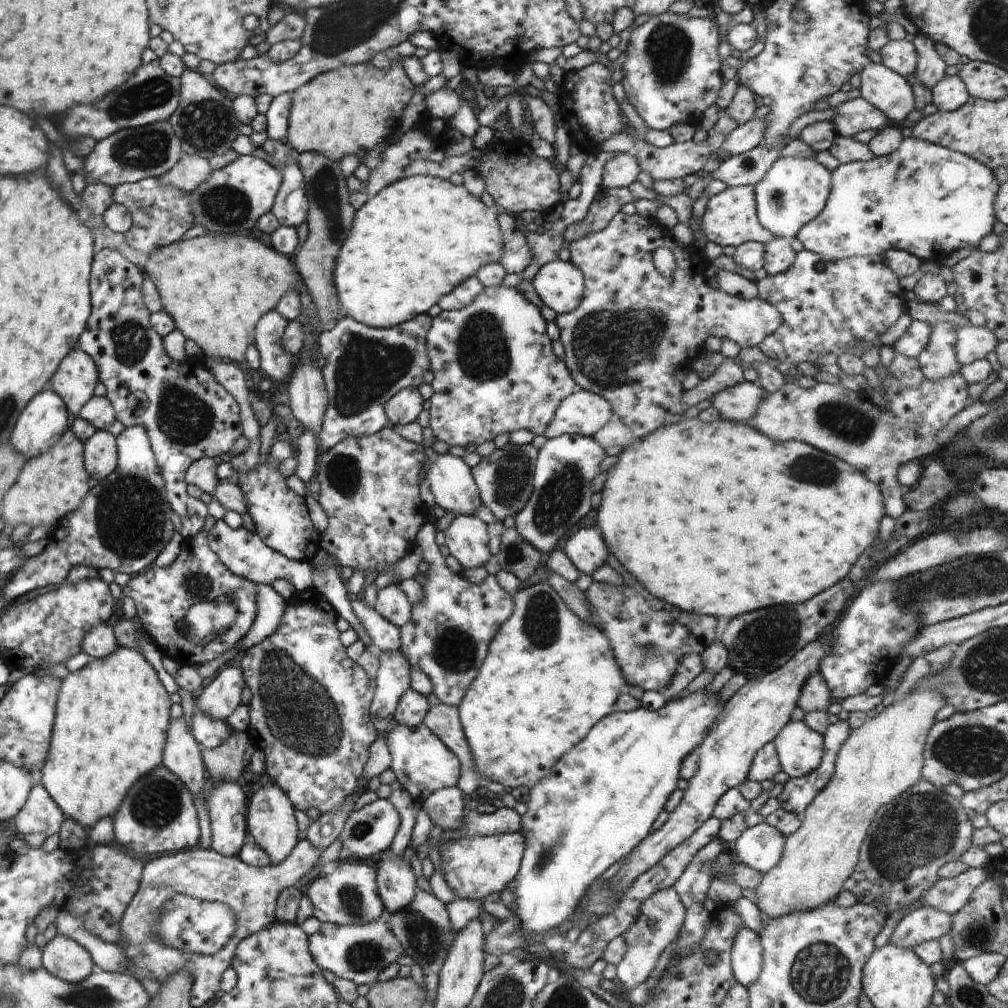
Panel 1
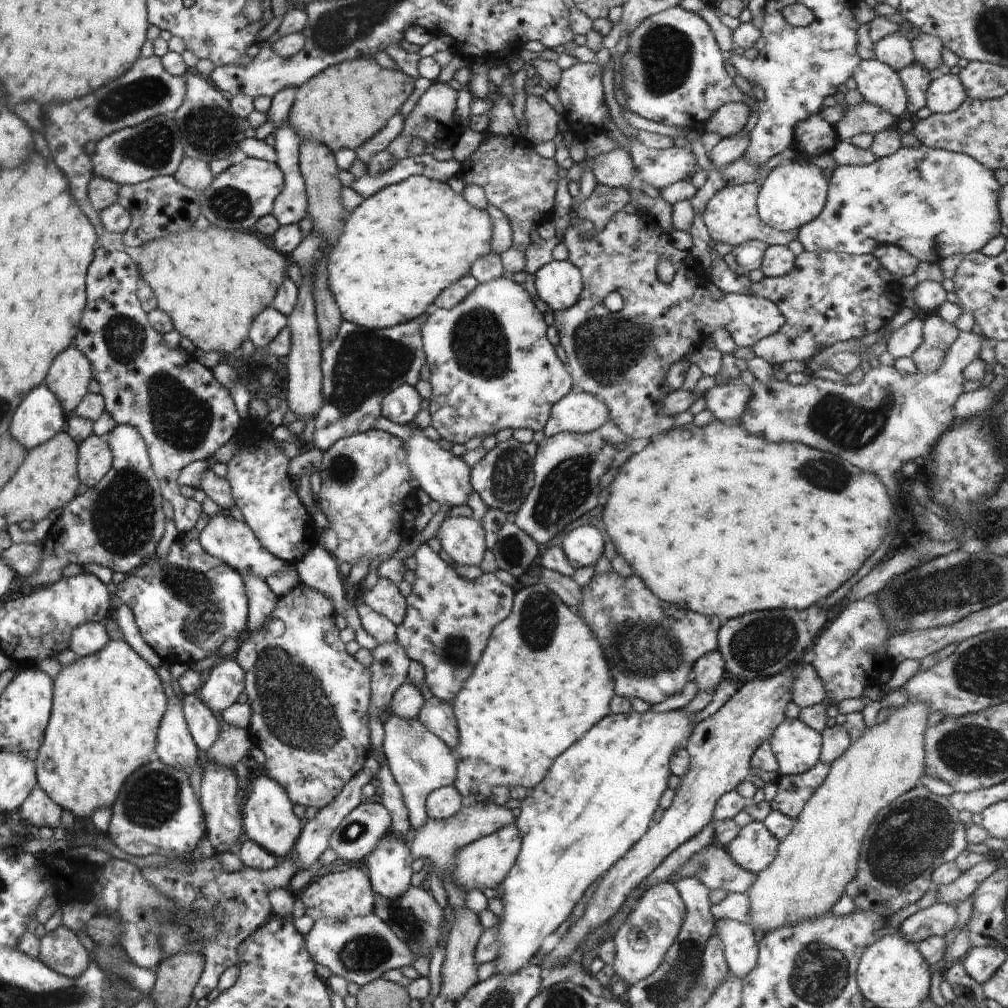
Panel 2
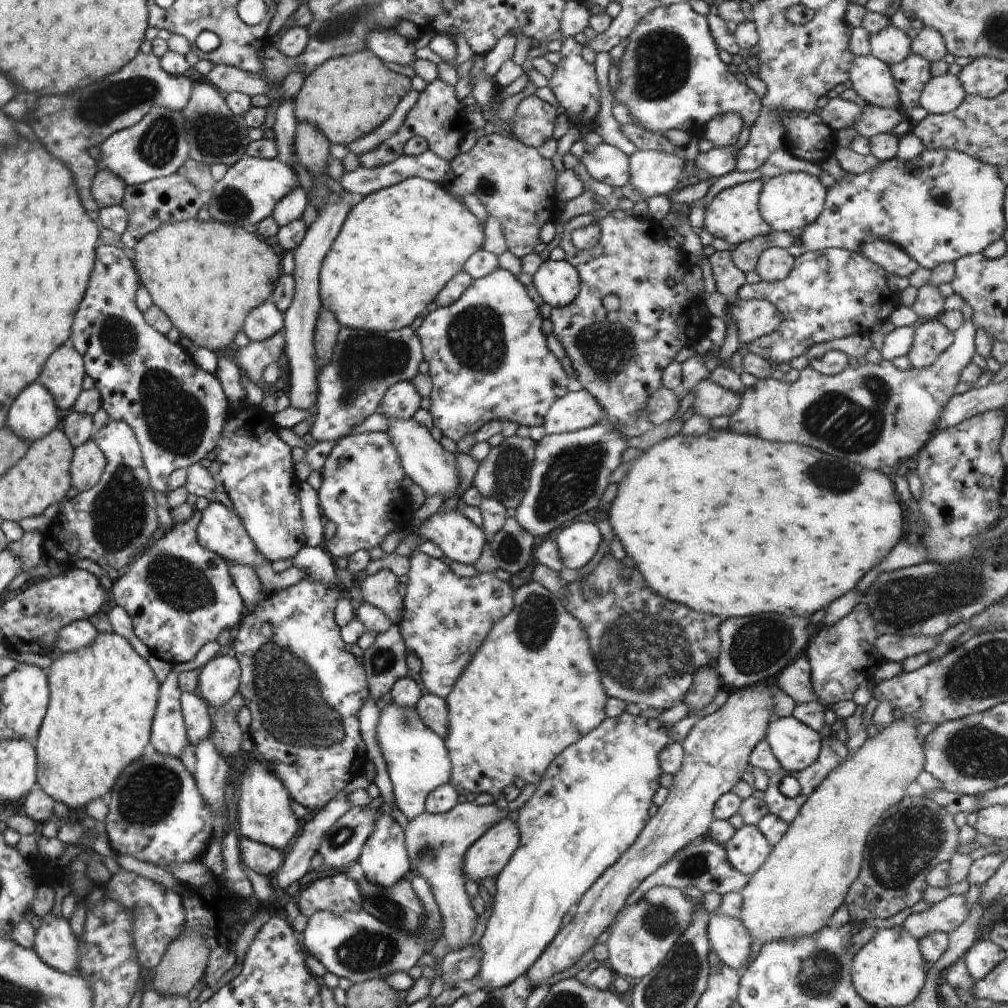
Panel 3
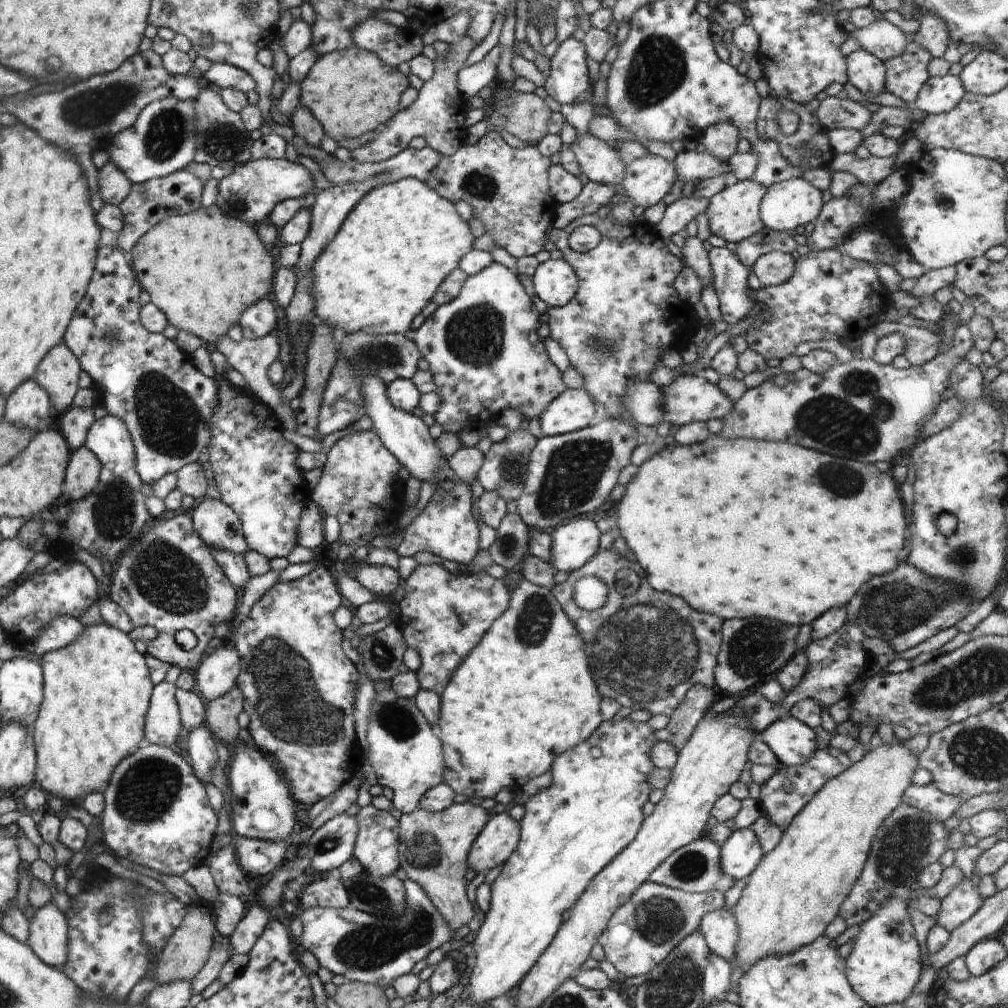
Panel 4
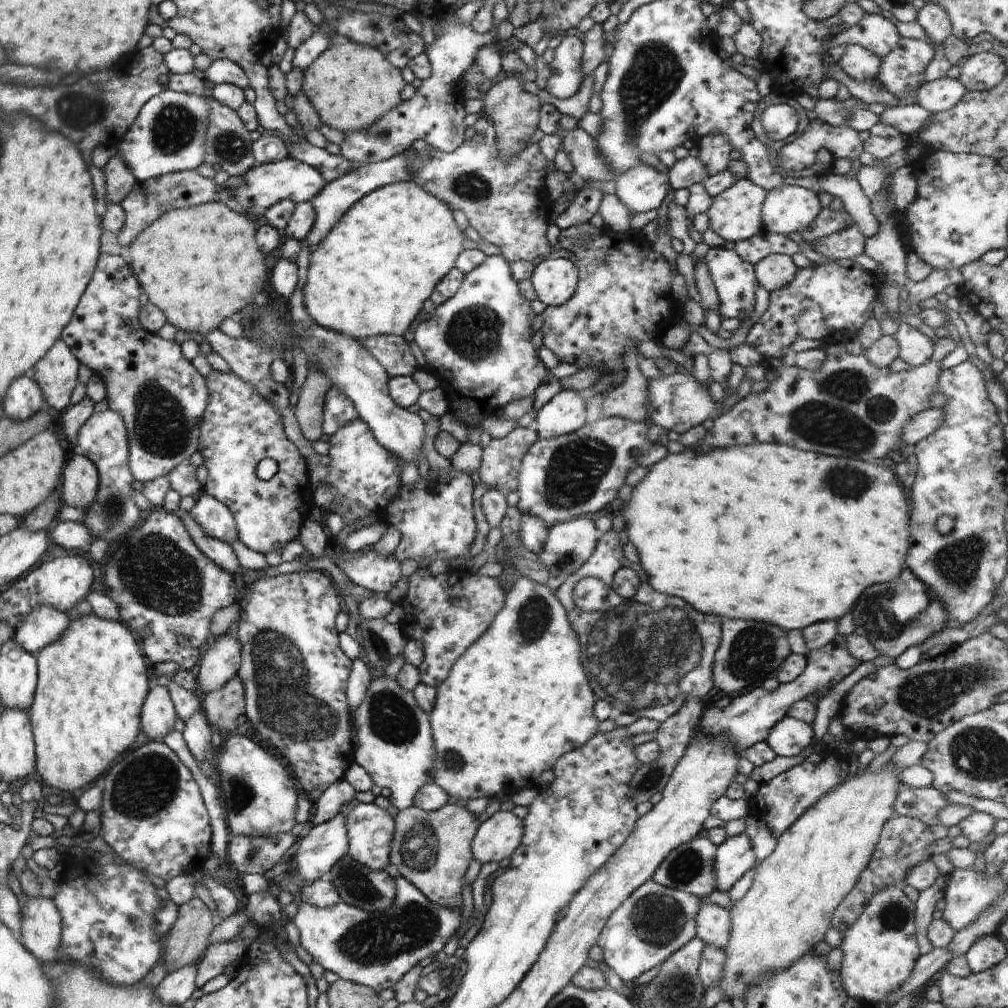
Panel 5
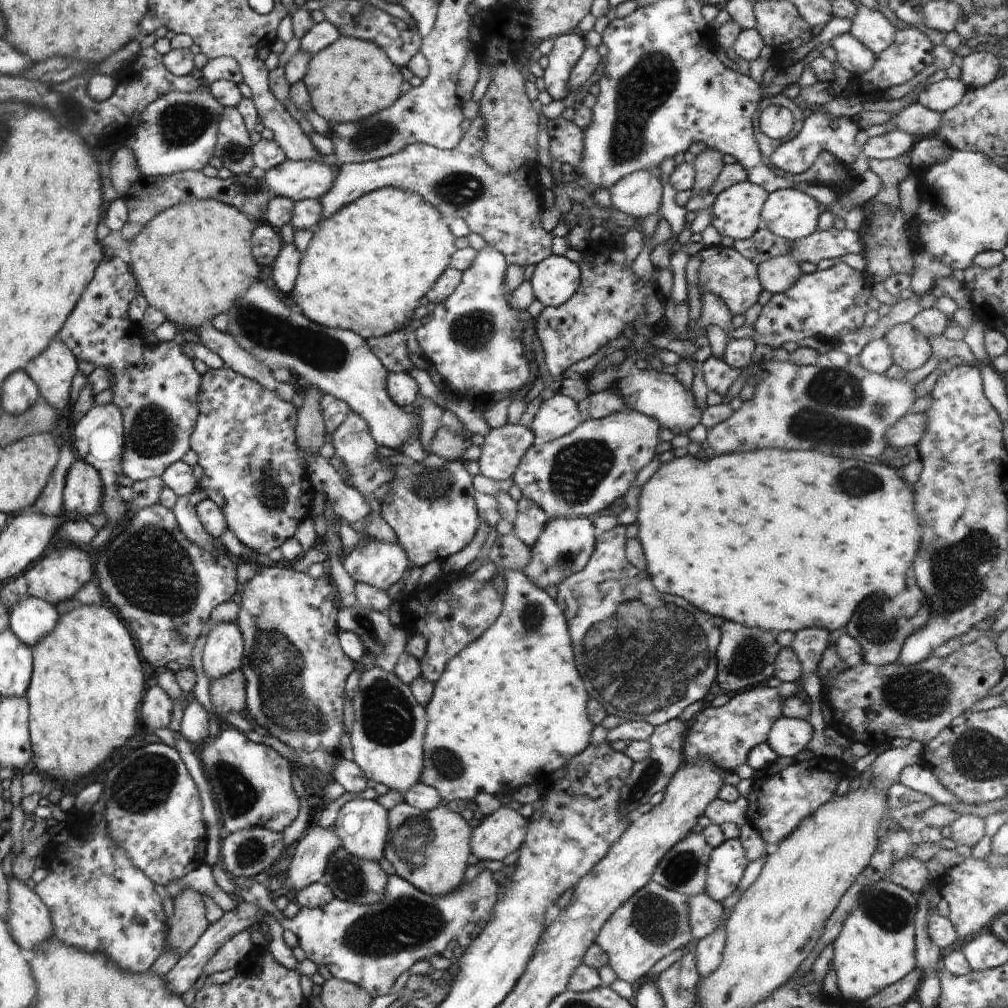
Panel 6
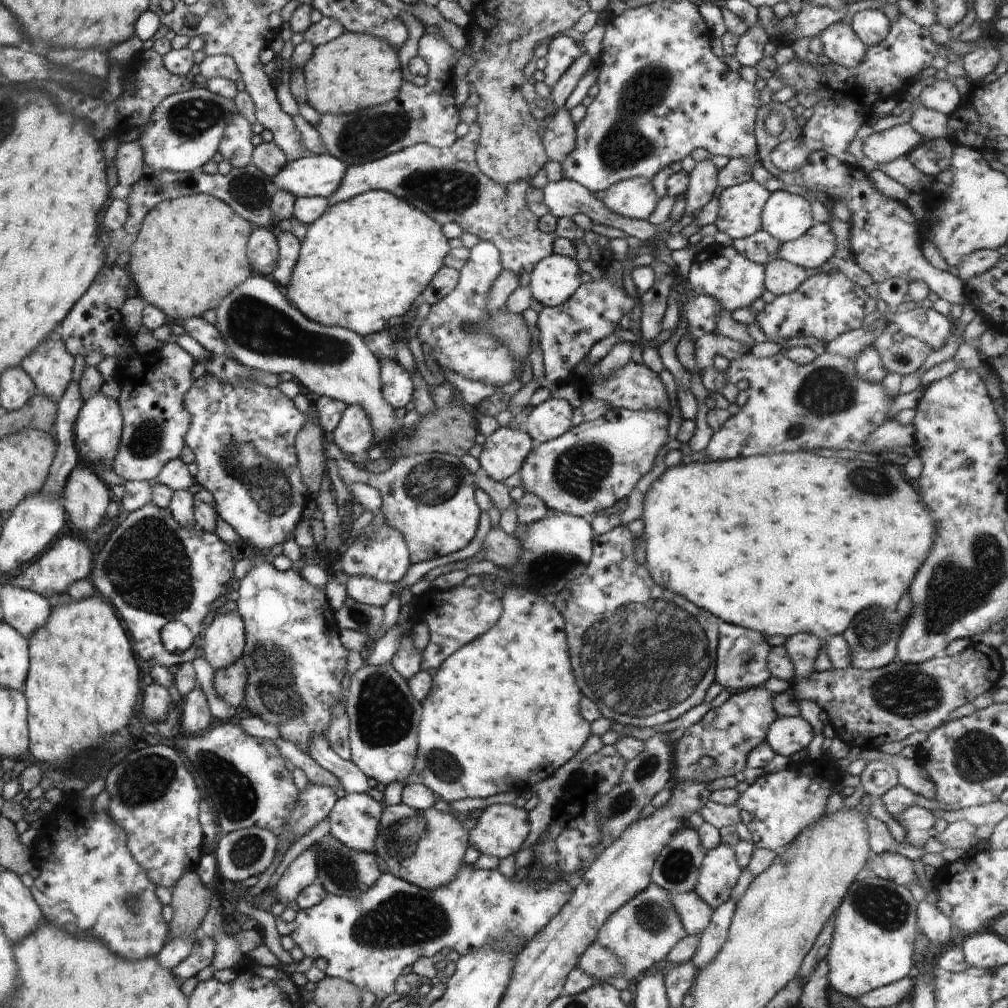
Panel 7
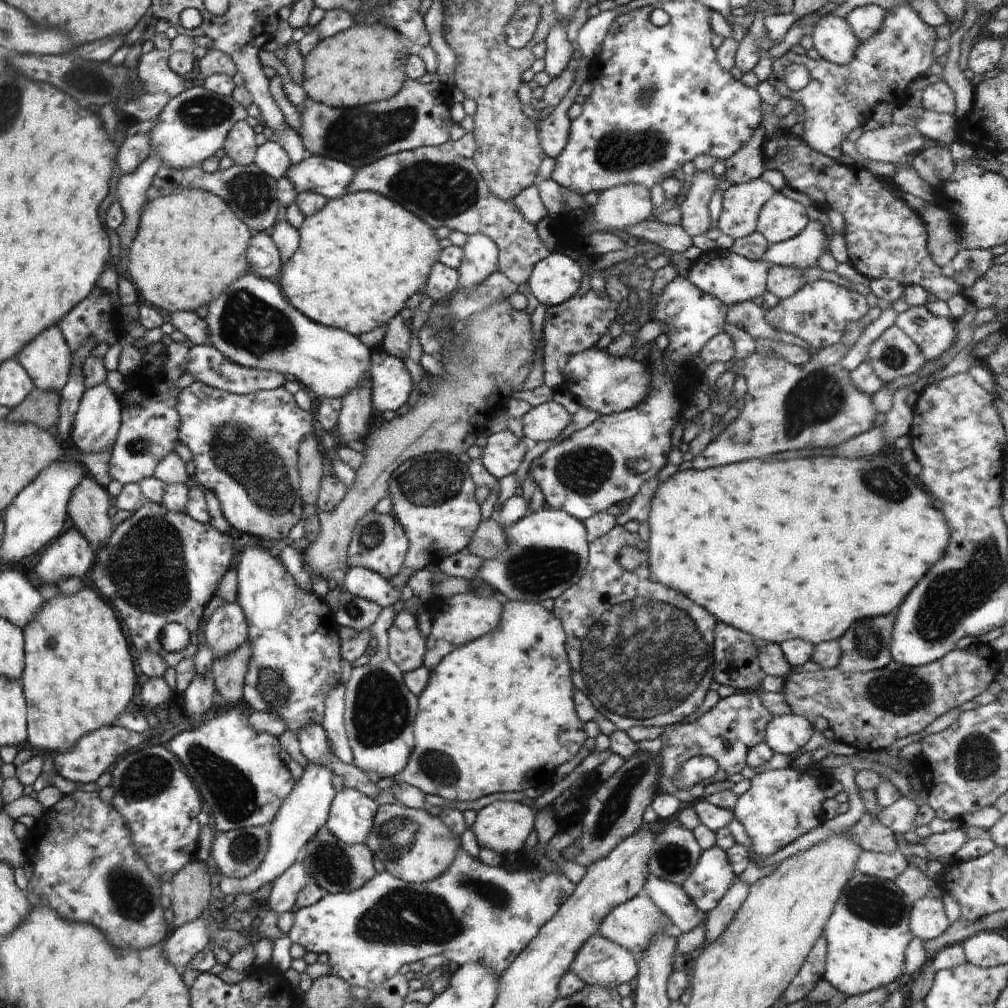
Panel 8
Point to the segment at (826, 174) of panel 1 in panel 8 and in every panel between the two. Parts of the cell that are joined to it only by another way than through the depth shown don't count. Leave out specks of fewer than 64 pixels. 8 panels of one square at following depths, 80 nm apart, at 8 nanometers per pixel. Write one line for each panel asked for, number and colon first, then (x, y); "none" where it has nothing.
2: (794, 193)
3: (792, 200)
4: (795, 202)
5: (789, 208)
6: (790, 213)
7: (786, 216)
8: (781, 218)

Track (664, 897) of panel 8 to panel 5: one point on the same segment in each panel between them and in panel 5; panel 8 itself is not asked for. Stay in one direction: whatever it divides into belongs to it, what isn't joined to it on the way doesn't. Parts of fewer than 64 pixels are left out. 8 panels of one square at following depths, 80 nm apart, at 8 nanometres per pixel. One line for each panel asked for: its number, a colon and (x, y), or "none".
5: (713, 923)
6: (706, 915)
7: (695, 914)

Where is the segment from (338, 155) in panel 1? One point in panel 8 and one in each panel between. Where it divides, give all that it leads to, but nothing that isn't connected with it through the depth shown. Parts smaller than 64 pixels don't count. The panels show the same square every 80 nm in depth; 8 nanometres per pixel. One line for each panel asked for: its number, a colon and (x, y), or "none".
2: (343, 106)
3: (347, 97)
4: (351, 92)
5: (350, 85)
6: (351, 79)
7: (353, 72)
8: (366, 63)

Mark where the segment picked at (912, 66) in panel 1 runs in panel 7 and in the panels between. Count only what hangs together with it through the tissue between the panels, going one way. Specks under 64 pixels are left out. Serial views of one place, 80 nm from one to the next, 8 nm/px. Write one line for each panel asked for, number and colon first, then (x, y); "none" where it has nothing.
2: (896, 51)
3: (891, 45)
4: (883, 39)
5: (877, 33)
6: (869, 26)
7: (870, 25)

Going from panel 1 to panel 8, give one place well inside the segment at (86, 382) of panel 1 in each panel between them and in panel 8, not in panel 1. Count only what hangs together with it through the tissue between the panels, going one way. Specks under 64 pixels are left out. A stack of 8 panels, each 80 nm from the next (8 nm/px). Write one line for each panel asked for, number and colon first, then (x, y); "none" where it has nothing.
2: (69, 381)
3: (63, 373)
4: (58, 372)
5: (56, 374)
6: (53, 370)
7: (50, 366)
8: (47, 359)

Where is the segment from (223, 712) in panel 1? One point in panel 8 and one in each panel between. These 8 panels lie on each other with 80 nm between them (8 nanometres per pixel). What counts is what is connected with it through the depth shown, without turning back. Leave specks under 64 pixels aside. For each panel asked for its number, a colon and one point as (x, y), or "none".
2: (223, 684)
3: (219, 679)
4: (217, 673)
5: (220, 663)
6: (223, 652)
7: (224, 641)
8: (227, 630)

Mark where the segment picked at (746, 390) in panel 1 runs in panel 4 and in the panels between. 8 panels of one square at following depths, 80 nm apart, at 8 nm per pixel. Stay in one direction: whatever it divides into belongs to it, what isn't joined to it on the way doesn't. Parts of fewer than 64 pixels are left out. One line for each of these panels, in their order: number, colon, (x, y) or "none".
2: (729, 402)
3: (711, 400)
4: (690, 397)

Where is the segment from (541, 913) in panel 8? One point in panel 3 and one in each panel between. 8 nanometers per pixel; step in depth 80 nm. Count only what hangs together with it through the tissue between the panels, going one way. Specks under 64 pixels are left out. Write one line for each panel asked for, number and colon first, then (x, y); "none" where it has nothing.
3: (357, 946)
4: (366, 948)
5: (374, 948)
6: (371, 945)
7: (368, 941)

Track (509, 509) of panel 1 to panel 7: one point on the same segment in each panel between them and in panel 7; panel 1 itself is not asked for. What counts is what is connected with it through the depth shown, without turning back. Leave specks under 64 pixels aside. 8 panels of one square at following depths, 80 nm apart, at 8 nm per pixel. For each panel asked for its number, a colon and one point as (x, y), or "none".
2: (503, 478)
3: (504, 475)
4: (504, 470)
5: (501, 459)
6: (503, 448)
7: (503, 453)

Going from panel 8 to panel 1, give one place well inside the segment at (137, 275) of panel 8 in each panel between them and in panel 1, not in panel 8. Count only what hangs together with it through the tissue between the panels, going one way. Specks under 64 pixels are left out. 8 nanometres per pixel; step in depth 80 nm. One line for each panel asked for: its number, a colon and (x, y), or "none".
1: (216, 290)
2: (212, 284)
3: (207, 276)
4: (203, 270)
5: (200, 265)
6: (192, 261)
7: (190, 253)

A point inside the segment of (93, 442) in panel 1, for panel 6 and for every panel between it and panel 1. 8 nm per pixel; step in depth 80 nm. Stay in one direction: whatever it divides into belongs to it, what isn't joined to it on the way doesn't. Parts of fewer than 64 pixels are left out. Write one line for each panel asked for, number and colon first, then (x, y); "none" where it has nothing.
2: (95, 456)
3: (89, 462)
4: (82, 477)
5: (81, 480)
6: (82, 492)

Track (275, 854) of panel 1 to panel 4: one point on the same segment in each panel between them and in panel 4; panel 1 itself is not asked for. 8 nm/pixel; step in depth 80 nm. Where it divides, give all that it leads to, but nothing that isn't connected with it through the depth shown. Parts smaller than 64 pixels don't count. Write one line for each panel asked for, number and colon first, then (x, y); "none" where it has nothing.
2: (268, 819)
3: (265, 815)
4: (261, 805)

